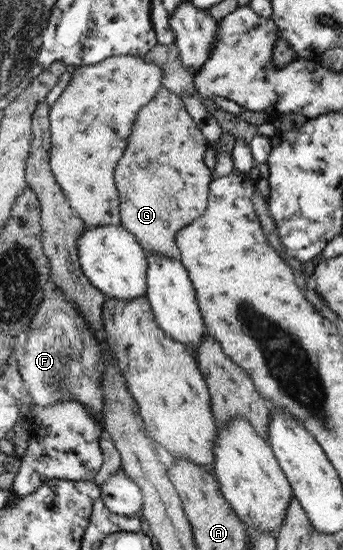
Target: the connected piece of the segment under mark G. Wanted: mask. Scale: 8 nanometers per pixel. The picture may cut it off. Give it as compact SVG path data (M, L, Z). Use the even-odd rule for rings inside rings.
M161 86L153 96L153 100L137 112L131 134L127 138L127 146L114 172L117 192L119 192L120 224L133 234L145 251L149 250L153 254L165 258L177 258L177 260L180 260L181 255L175 240L176 234L181 228L197 220L206 210L209 184L214 179L204 161L209 147L208 141L191 118L186 103L179 95Z

